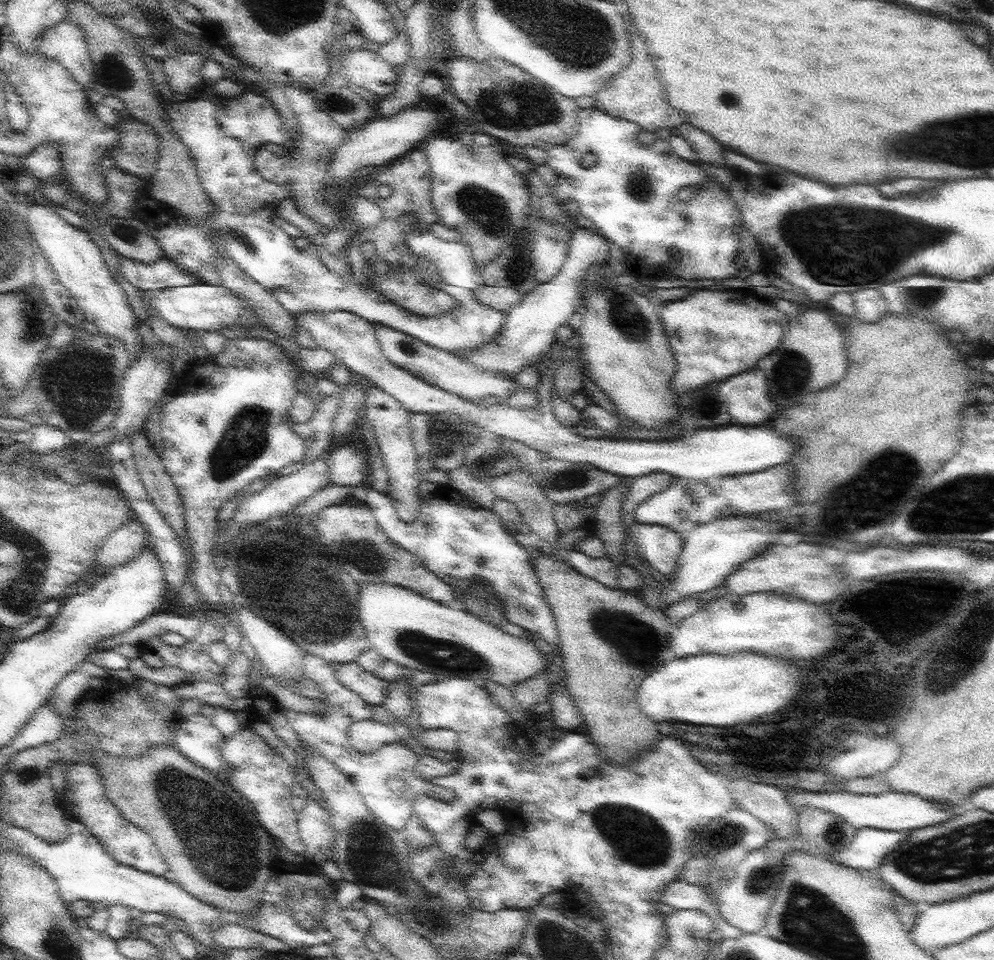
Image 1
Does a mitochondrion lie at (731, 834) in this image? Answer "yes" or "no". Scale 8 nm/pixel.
yes

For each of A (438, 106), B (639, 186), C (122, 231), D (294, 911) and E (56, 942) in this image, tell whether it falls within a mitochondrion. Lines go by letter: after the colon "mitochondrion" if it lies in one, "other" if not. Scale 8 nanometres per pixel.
A: other
B: mitochondrion
C: mitochondrion
D: other
E: mitochondrion

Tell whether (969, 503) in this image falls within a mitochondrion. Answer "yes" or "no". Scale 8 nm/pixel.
yes

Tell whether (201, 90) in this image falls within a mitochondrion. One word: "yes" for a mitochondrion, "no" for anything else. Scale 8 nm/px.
no

